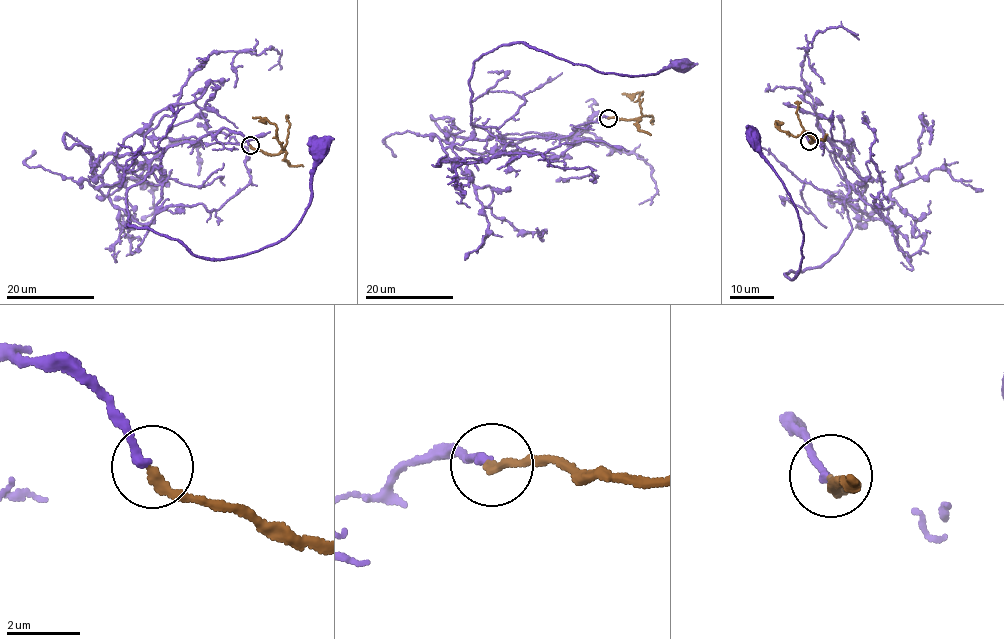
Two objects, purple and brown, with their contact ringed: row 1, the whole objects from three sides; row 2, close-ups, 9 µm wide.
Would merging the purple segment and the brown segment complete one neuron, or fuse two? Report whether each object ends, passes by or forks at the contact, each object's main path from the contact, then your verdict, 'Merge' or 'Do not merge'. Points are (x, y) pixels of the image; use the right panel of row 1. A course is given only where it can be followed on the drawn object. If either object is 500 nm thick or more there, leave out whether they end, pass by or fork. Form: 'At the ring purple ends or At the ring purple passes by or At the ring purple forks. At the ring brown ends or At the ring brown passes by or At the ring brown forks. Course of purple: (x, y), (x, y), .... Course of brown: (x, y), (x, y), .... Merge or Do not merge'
At the ring purple ends. At the ring brown ends. Course of purple: (809, 141), (832, 145), (851, 233), (820, 265), (784, 273), (793, 279), (797, 208), (750, 137). Course of brown: (809, 141), (812, 141), (804, 131), (795, 136), (779, 130), (777, 122), (776, 125). Merge

